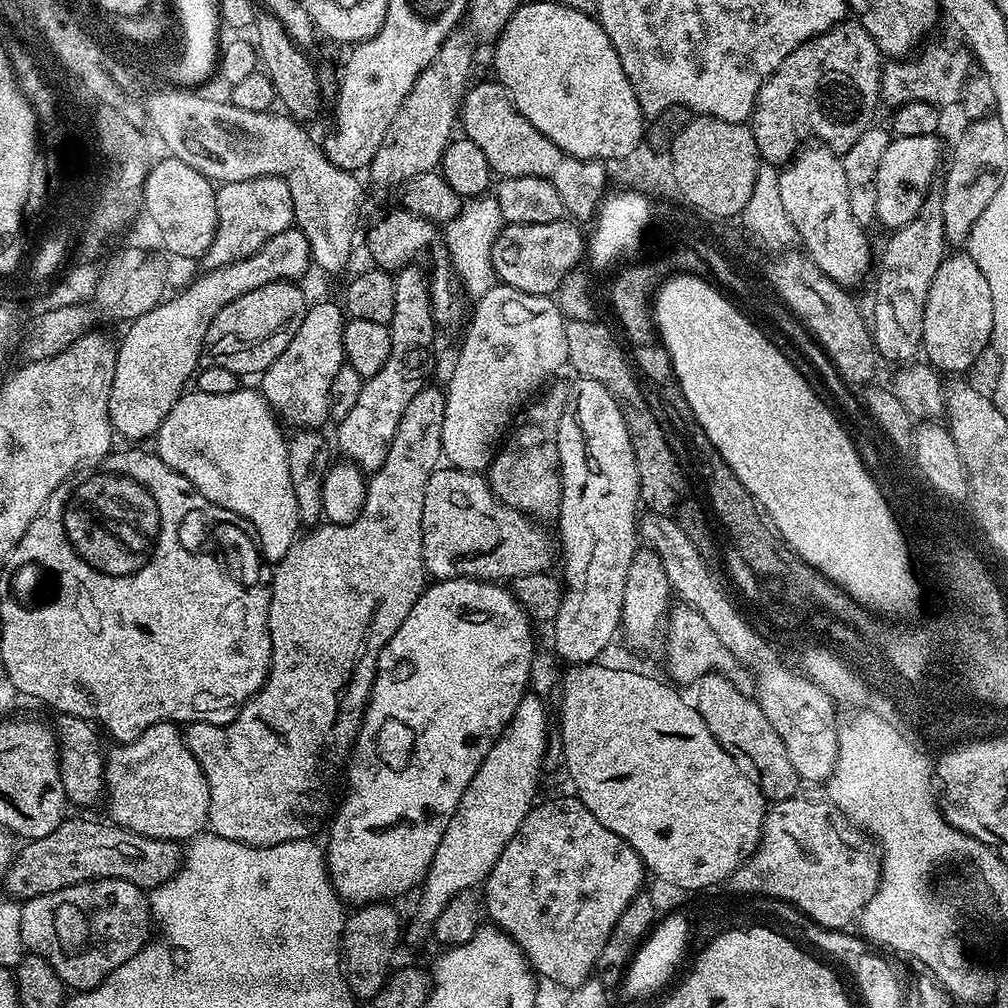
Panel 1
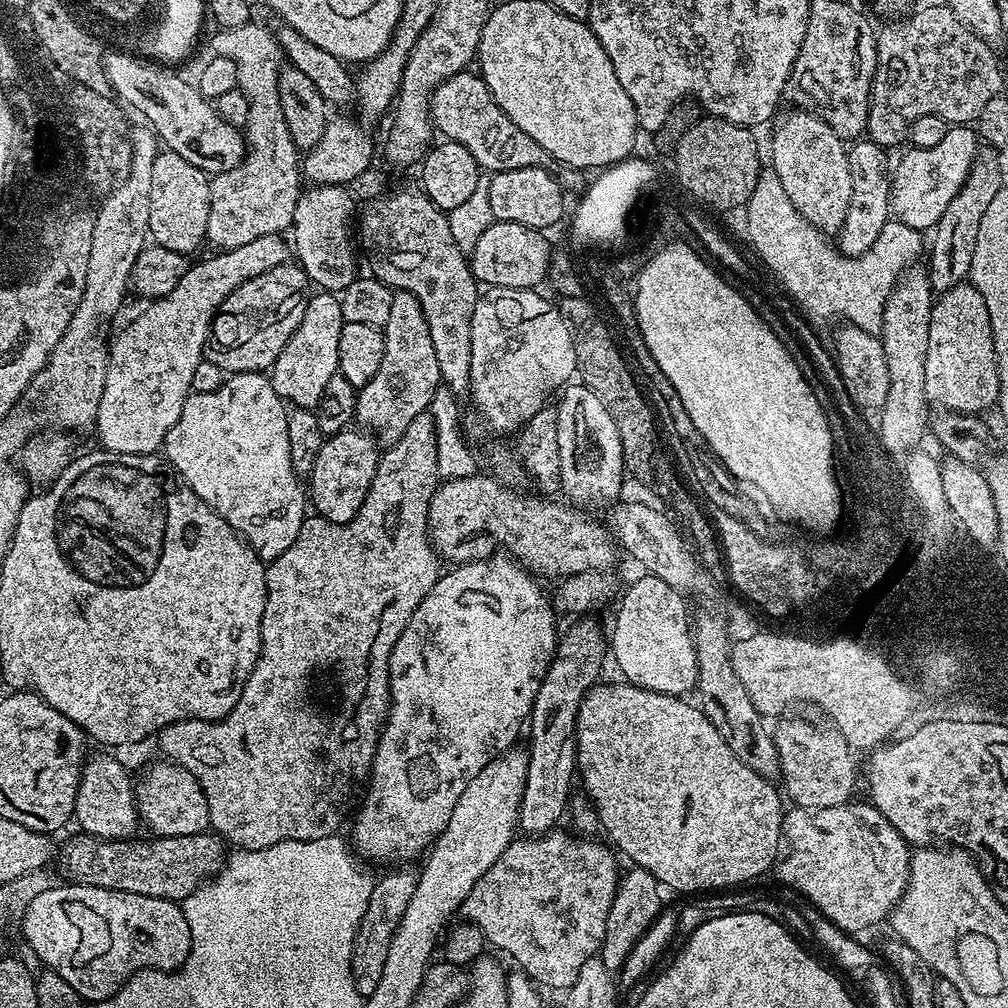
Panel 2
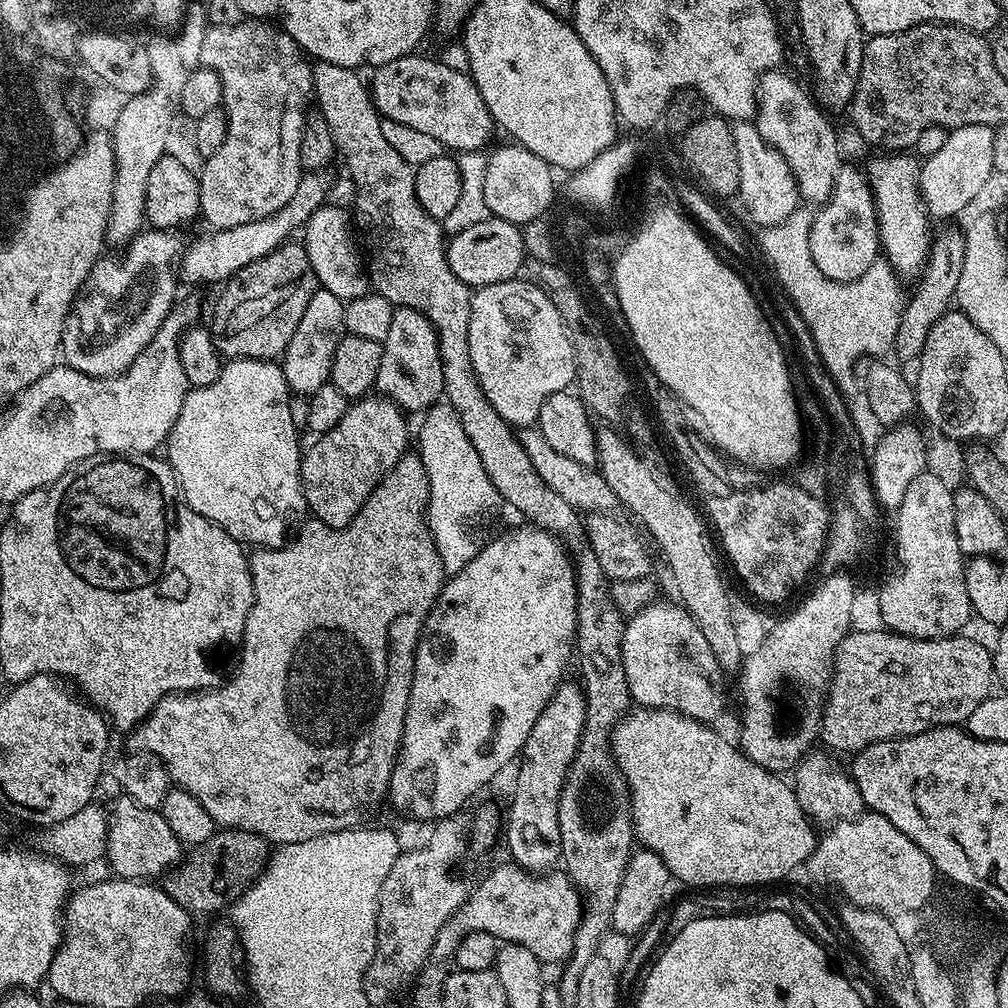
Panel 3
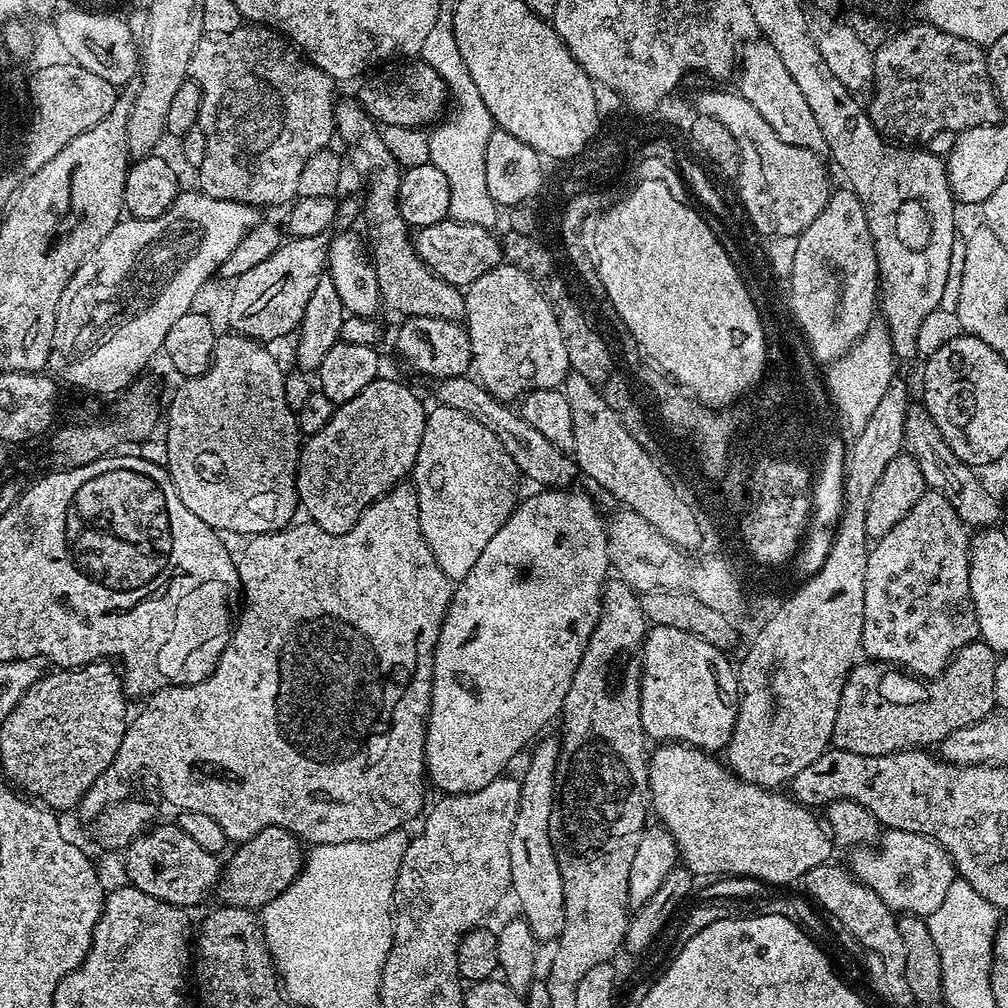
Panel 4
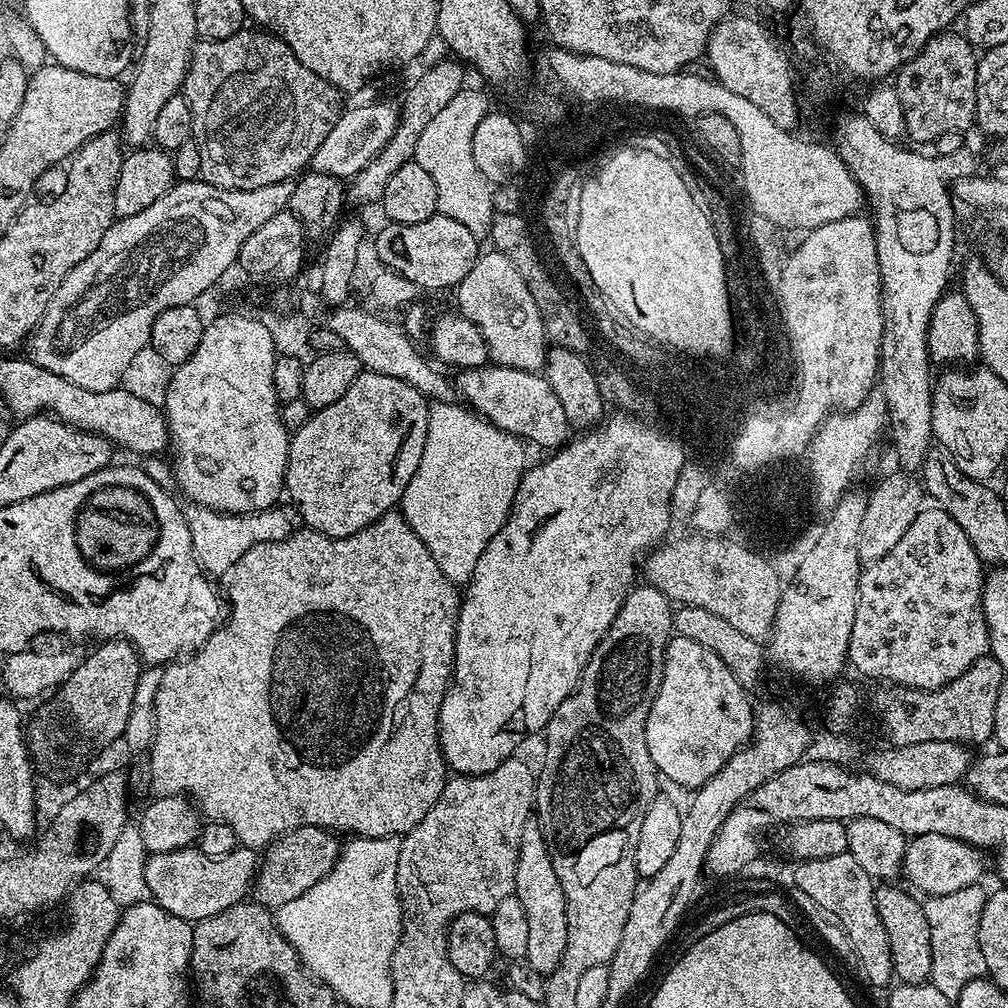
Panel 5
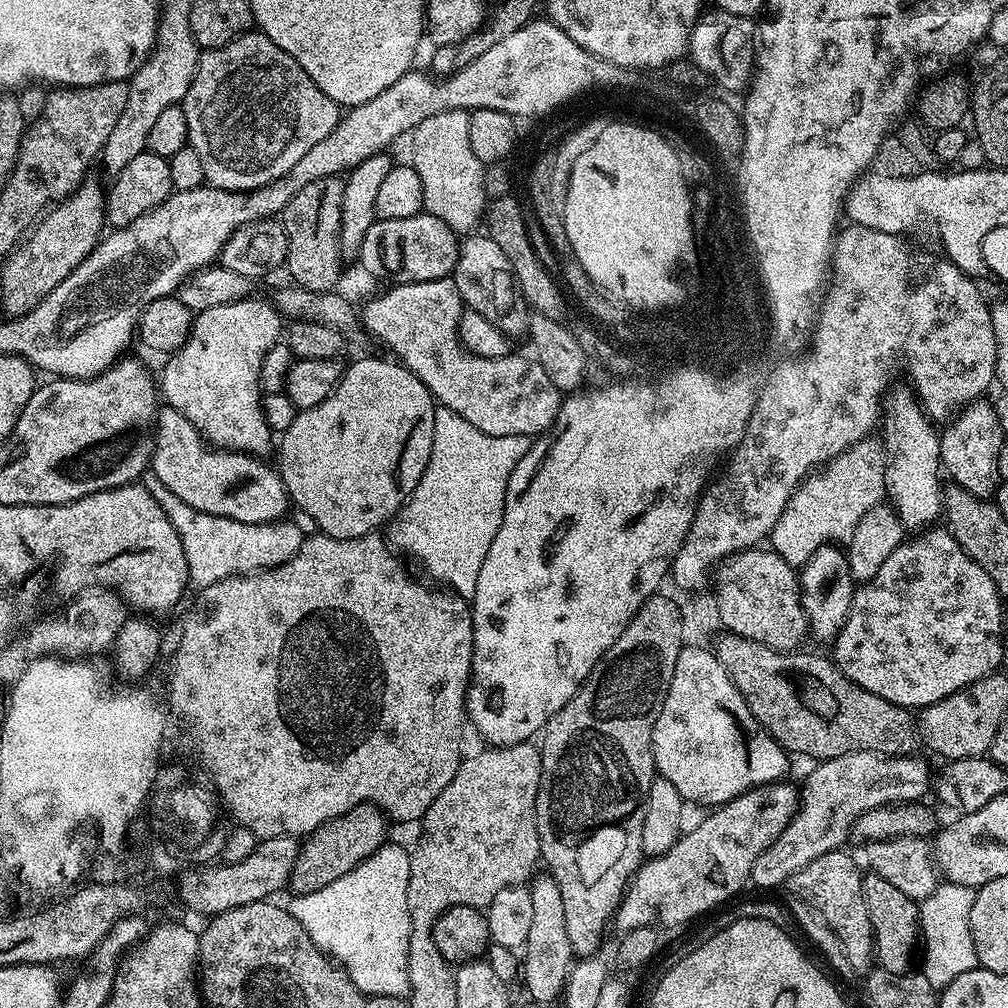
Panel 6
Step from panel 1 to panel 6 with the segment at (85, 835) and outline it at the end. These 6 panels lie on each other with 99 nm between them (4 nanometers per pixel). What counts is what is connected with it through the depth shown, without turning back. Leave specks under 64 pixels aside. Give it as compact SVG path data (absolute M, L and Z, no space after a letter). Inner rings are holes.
M359 804L346 810L346 814L318 826L301 843L292 871L291 891L297 896L305 896L314 890L322 890L322 886L330 886L330 882L338 882L342 874L350 874L354 866L373 856L386 843L388 827L389 821L374 804Z

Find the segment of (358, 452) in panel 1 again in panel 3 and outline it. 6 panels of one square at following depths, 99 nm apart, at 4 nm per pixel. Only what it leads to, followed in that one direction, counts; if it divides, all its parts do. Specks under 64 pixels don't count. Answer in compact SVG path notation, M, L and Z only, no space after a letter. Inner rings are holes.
M393 307L393 317L390 319L389 333L383 340L382 362L378 366L375 391L385 400L392 400L405 413L423 413L432 407L444 395L442 382L442 362L440 361L440 343L436 341L436 329L432 327L425 316L418 314L418 310Z

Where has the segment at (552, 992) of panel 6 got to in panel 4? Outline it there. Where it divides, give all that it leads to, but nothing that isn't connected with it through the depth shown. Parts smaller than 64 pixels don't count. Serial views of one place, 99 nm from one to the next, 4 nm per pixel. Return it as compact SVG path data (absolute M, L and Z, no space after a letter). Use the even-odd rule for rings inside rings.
M555 735L547 736L531 749L532 761L520 780L518 814L510 834L510 892L513 897L516 895L520 903L519 915L528 923L538 942L555 942L560 939L564 929L562 874L558 874L558 862L550 842L550 810L554 800L554 774L558 766L560 742Z

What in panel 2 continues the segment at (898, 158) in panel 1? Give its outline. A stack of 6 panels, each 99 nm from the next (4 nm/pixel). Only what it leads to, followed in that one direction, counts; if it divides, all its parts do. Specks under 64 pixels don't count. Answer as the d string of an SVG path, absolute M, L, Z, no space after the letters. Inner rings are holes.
M968 126L949 127L946 138L934 146L925 148L909 147L908 153L896 164L896 169L890 172L890 187L888 189L888 206L891 215L901 220L906 226L931 230L942 218L946 206L954 198L968 177L972 159L978 151L978 136Z

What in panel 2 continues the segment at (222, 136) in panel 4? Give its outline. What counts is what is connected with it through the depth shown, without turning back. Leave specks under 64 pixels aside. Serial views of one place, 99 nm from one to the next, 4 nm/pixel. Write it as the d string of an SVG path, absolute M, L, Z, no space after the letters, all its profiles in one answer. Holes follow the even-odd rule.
M256 23L219 29L212 40L211 51L217 56L229 56L236 64L236 83L240 93L248 99L248 120L242 126L248 147L244 159L230 170L215 173L210 180L210 218L206 222L206 240L216 250L236 248L239 244L254 242L254 238L275 236L291 229L292 221L296 219L296 203L302 195L302 160L290 138L290 130L282 114L282 102L278 98L278 78L282 67L280 43L276 41L271 27L263 28Z

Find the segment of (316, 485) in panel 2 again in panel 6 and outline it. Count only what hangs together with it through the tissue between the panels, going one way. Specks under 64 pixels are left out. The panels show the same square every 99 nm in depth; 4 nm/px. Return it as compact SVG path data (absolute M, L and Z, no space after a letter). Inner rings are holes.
M364 356L361 360L354 361L353 364L349 363L344 369L344 376L338 382L336 389L326 398L326 402L313 408L297 411L294 422L290 422L290 430L286 430L278 440L278 448L280 444L278 471L280 477L284 479L289 501L295 507L297 504L320 527L317 529L323 535L333 536L335 540L358 538L383 529L400 511L400 507L408 501L408 495L412 493L414 486L418 486L418 482L426 470L426 462L430 462L430 450L434 446L434 414L438 405L432 399L428 387L412 371L395 359L387 359L379 360L376 356Z

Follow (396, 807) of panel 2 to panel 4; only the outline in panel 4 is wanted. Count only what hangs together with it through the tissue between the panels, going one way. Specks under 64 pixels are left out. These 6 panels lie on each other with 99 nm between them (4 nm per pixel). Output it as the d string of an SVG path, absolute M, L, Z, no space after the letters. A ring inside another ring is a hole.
M540 490L537 491L540 492L537 496L528 496L525 500L523 497L510 514L508 521L502 526L502 530L498 530L498 534L490 538L478 562L474 562L474 570L470 570L470 574L466 574L466 578L455 585L452 601L444 615L442 630L438 634L438 642L432 655L432 705L428 711L428 729L424 747L426 776L431 787L433 784L437 788L437 793L456 796L460 792L473 792L482 790L482 786L490 786L490 782L498 779L507 769L504 767L524 747L527 749L545 731L543 728L555 716L557 719L563 713L566 694L570 694L570 682L574 682L574 670L578 670L578 662L582 662L582 654L590 642L590 634L594 634L596 629L600 617L600 604L604 600L606 581L610 576L608 529L605 517L600 517L595 502L586 493L568 491L572 490Z

